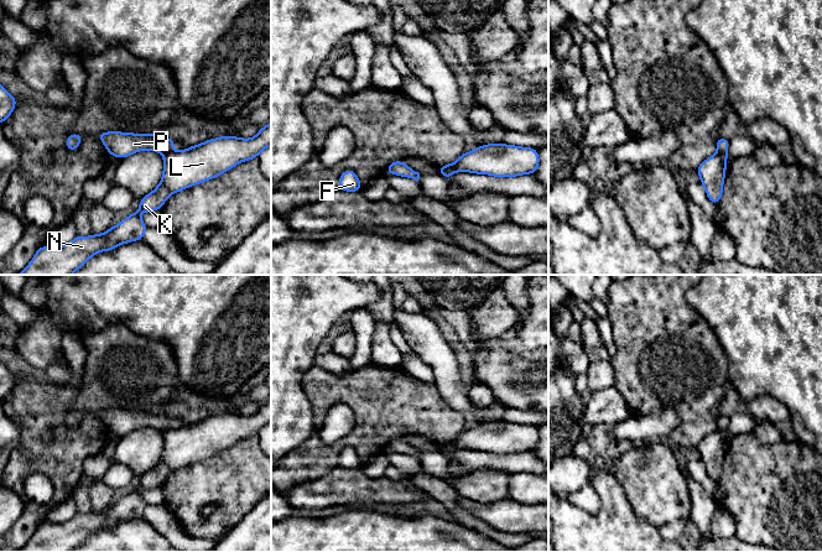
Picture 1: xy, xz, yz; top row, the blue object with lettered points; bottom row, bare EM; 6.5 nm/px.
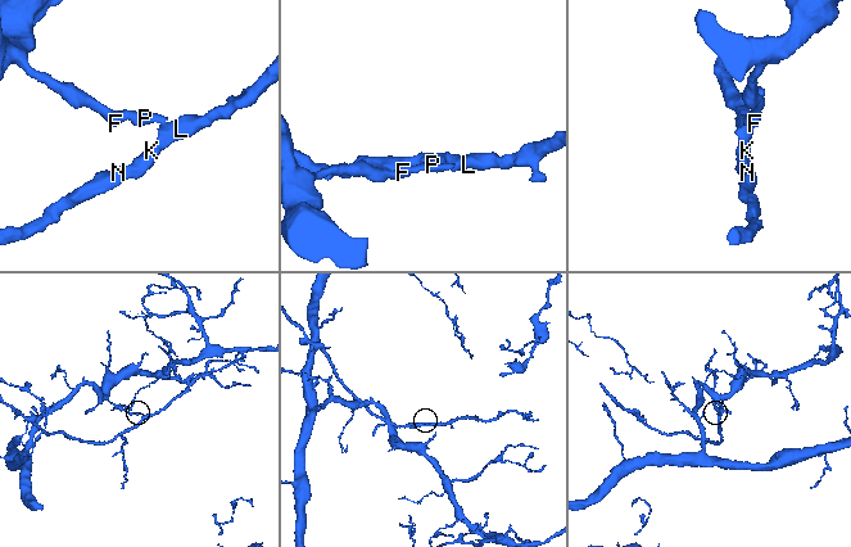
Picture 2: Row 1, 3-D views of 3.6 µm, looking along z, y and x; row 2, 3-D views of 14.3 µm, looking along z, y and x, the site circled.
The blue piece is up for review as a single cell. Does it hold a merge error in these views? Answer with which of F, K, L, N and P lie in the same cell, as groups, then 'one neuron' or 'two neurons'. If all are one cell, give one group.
F P / K L N | two neurons

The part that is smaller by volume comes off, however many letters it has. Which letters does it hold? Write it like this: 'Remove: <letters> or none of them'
Remove: K, L, N

